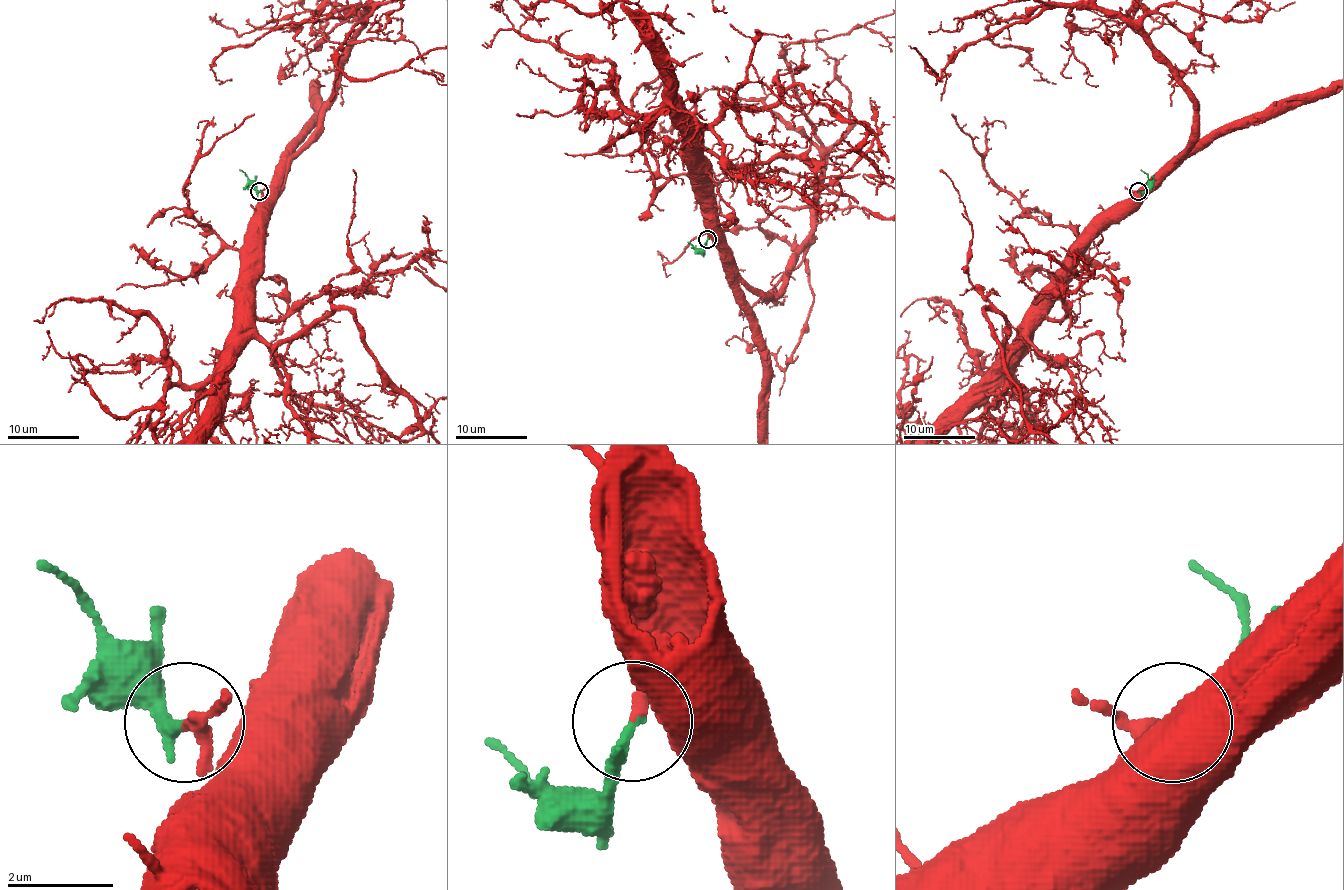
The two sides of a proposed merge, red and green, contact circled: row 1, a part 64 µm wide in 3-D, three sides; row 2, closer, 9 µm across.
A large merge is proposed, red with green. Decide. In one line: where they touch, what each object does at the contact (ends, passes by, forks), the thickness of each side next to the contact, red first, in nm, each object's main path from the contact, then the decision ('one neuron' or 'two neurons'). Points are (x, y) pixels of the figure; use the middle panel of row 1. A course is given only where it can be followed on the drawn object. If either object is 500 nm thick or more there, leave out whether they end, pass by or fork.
(707, 239) | red passes by | green ends | 190/240 nm | red via (708, 239), (702, 134), (699, 123), (686, 110), (681, 96), (673, 89), (668, 55), (661, 53) | green via (708, 239), (704, 248), (695, 248), (688, 241) | one neuron

